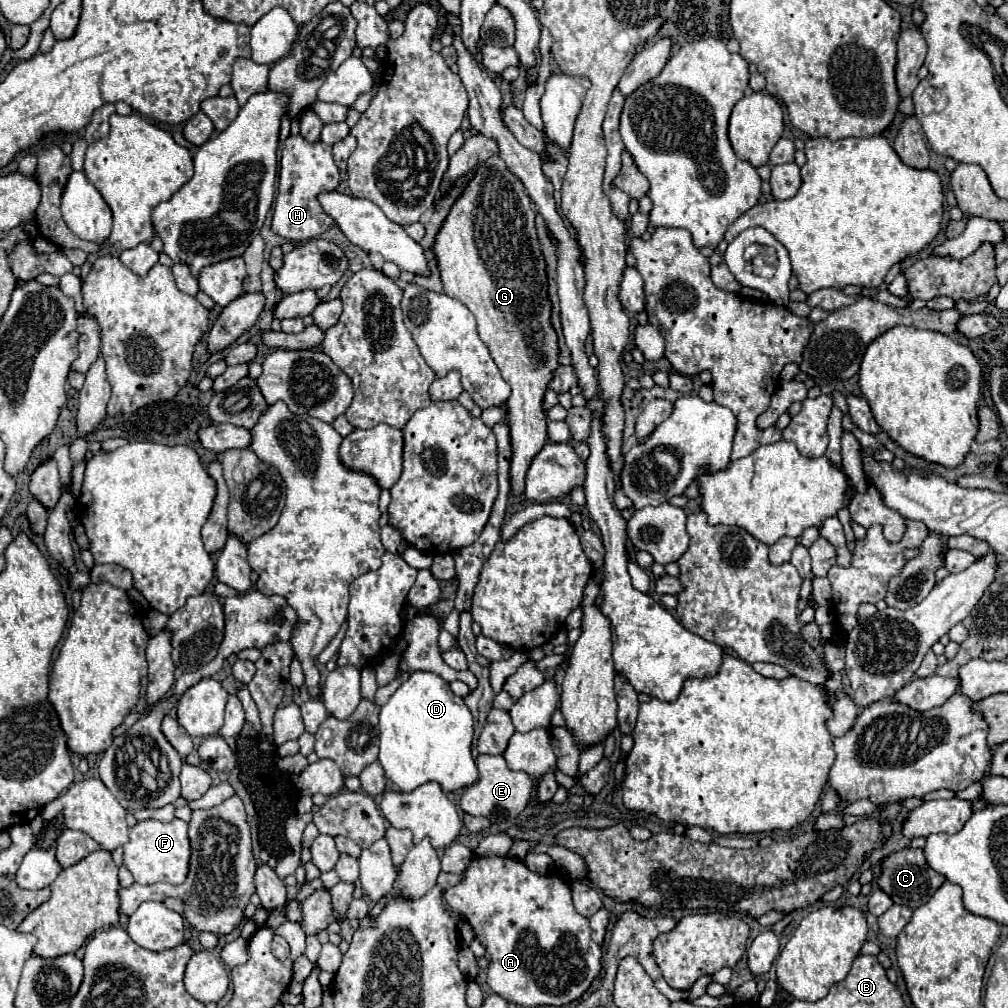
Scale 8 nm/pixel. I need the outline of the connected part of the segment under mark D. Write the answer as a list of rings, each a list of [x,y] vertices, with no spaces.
[[[414,671],[388,699],[388,703],[380,711],[380,755],[378,761],[384,767],[386,777],[400,789],[400,791],[412,791],[420,787],[422,783],[436,781],[442,785],[442,789],[456,791],[466,785],[476,783],[478,769],[470,753],[472,745],[472,715],[464,703],[462,697],[456,697],[450,691],[450,685],[436,673],[430,671]]]

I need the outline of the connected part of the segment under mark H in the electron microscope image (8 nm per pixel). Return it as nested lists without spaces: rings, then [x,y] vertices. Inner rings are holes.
[[[290,135],[282,151],[282,167],[278,181],[278,197],[272,215],[272,231],[288,241],[306,241],[320,237],[334,221],[320,209],[316,193],[324,189],[336,189],[340,181],[340,171],[332,159],[332,147],[318,143],[308,143],[300,135]]]

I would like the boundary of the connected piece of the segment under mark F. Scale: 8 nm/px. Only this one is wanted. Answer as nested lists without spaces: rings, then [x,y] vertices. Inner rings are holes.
[[[152,819],[142,821],[130,829],[128,837],[130,839],[124,845],[124,865],[128,867],[136,883],[140,885],[156,881],[172,885],[184,883],[190,863],[190,841],[188,841],[188,825],[182,819],[174,819],[170,823],[160,823]]]

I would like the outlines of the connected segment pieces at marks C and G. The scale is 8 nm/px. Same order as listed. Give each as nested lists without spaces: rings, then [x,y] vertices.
[[[906,847],[888,855],[882,861],[882,875],[878,879],[878,887],[886,895],[892,895],[892,901],[896,905],[906,905],[910,909],[918,909],[920,905],[924,905],[942,883],[944,883],[944,877],[928,867],[922,849],[912,849],[912,847]]]
[[[496,155],[478,165],[434,241],[444,293],[462,301],[474,313],[480,339],[488,345],[504,381],[512,387],[512,395],[504,403],[512,445],[512,495],[522,495],[528,465],[548,441],[548,417],[542,403],[560,355],[558,335],[550,321],[546,261],[534,219],[536,211],[522,181]]]

